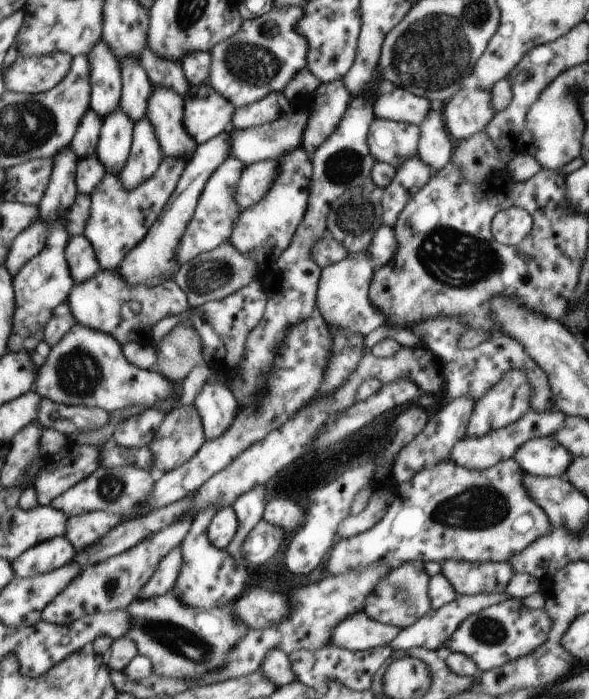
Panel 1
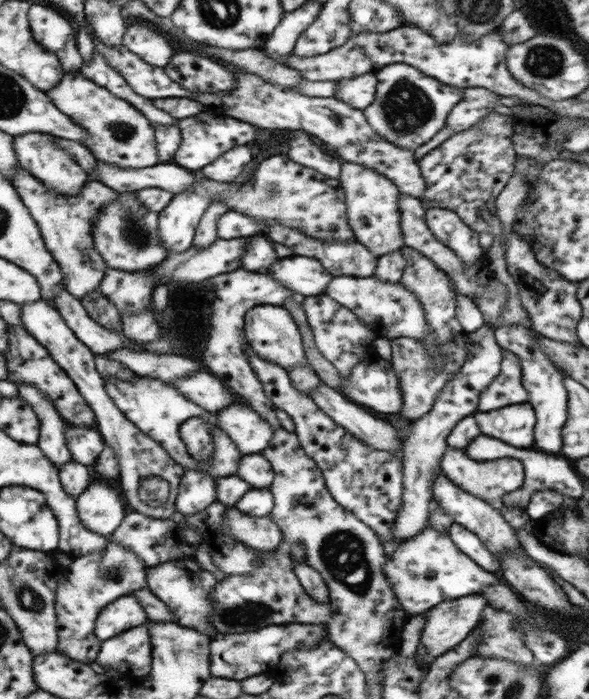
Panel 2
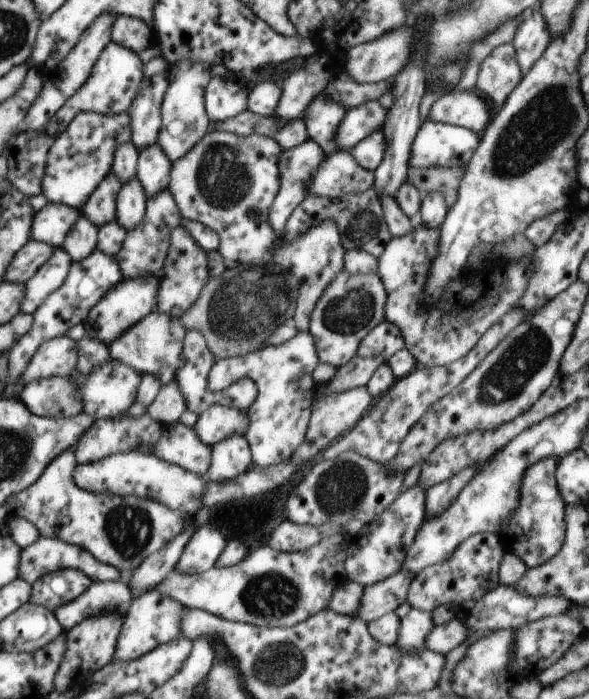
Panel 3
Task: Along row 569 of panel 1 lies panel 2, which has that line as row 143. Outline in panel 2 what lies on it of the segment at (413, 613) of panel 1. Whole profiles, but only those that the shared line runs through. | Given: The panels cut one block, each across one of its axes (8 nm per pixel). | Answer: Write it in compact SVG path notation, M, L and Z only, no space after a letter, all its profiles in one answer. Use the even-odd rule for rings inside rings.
M394 63L376 72L378 80L374 103L363 112L366 122L383 141L403 150L416 151L446 125L453 107L463 98L464 90L425 76L410 64Z

